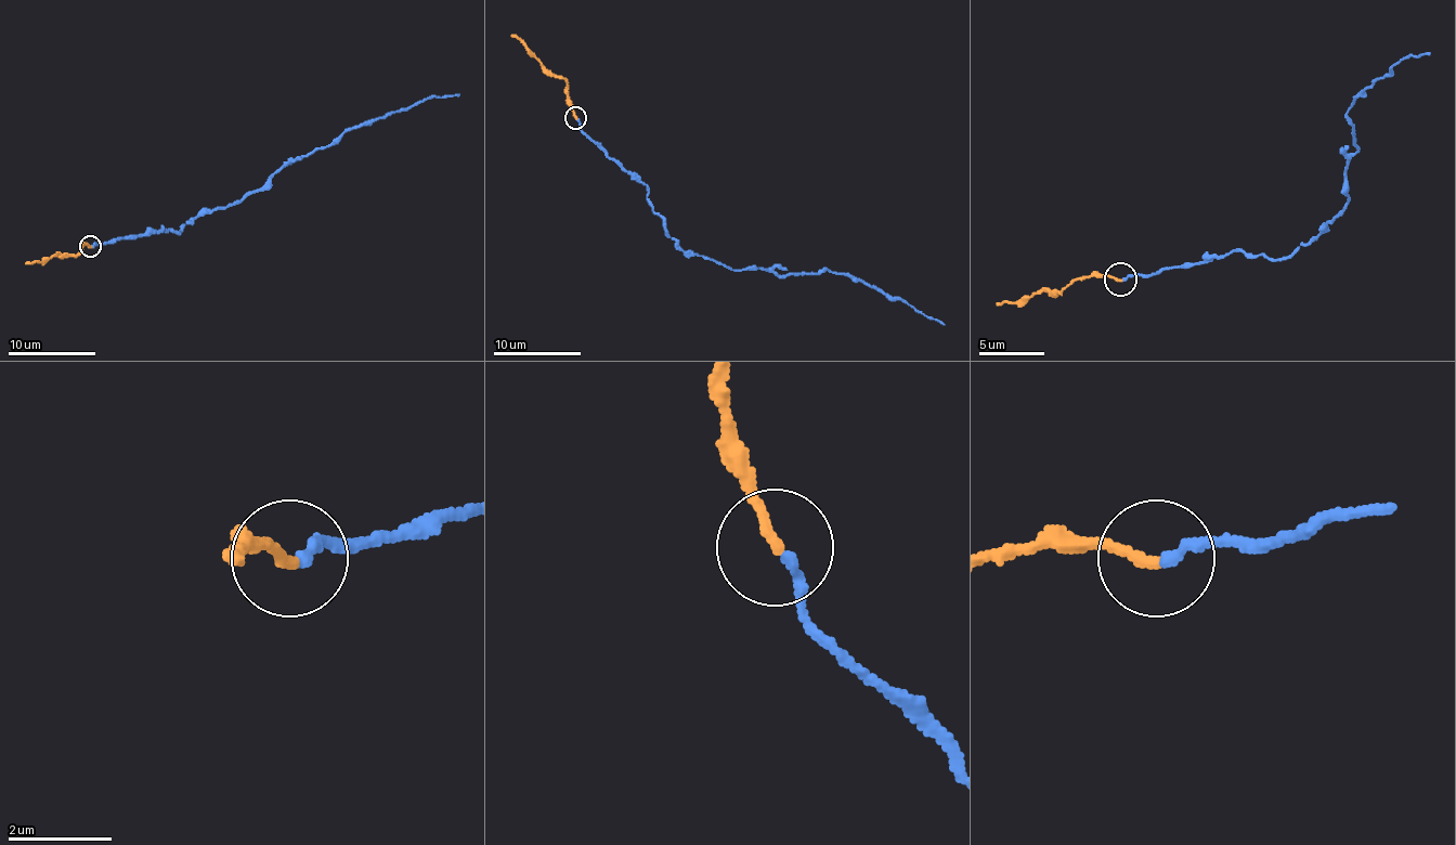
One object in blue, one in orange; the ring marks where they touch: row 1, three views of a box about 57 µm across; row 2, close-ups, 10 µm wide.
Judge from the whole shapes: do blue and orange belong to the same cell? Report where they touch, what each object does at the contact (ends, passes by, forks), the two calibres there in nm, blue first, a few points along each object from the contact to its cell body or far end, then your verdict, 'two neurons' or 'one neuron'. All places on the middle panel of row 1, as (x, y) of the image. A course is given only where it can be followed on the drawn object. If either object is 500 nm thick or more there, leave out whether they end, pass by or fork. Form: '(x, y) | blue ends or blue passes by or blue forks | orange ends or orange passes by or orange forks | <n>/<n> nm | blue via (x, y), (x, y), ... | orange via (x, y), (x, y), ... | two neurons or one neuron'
(575, 117) | blue ends | orange ends | 200/220 nm | blue via (576, 118), (646, 186), (663, 230), (686, 251), (779, 275), (834, 271), (944, 324) | orange via (576, 118), (568, 83), (560, 77), (551, 77), (532, 52), (510, 35) | two neurons

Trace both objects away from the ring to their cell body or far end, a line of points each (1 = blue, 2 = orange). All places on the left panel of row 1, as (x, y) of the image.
1: (91, 246), (160, 228), (178, 232), (200, 212), (248, 195), (349, 130), (426, 99), (458, 96)
2: (91, 246), (85, 244), (75, 255), (47, 257), (25, 263)

